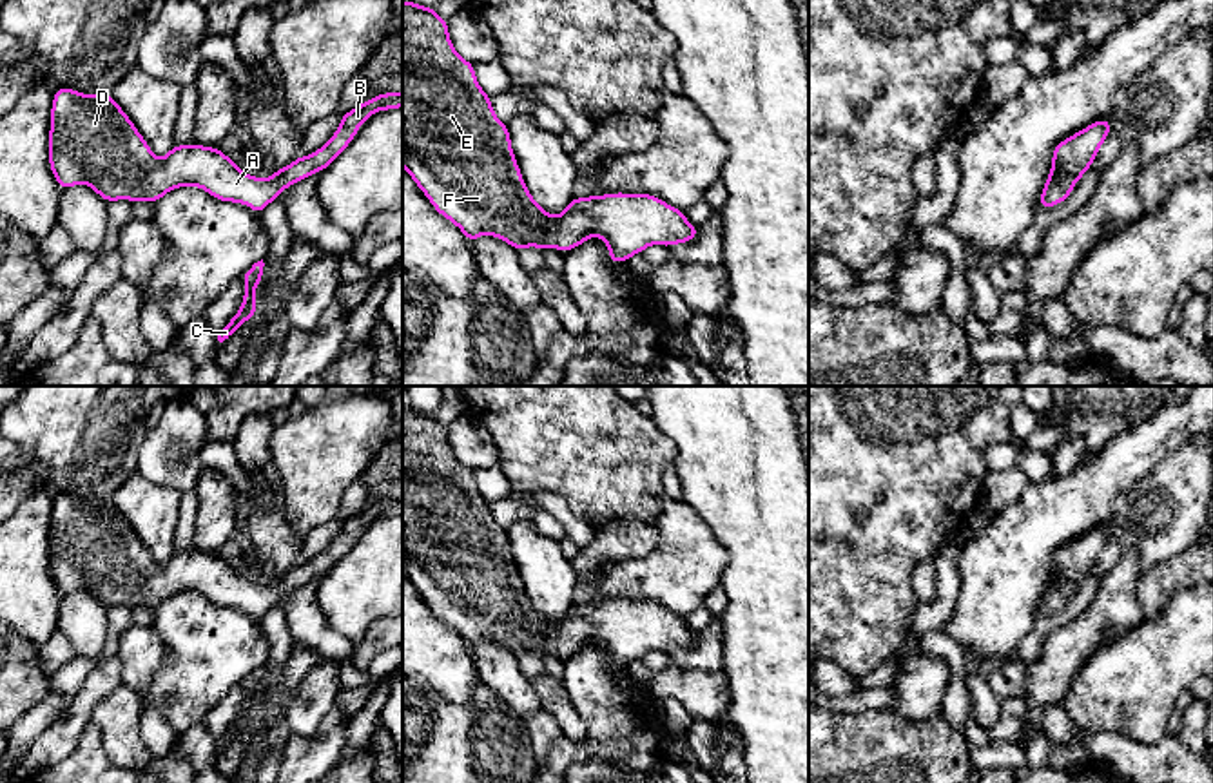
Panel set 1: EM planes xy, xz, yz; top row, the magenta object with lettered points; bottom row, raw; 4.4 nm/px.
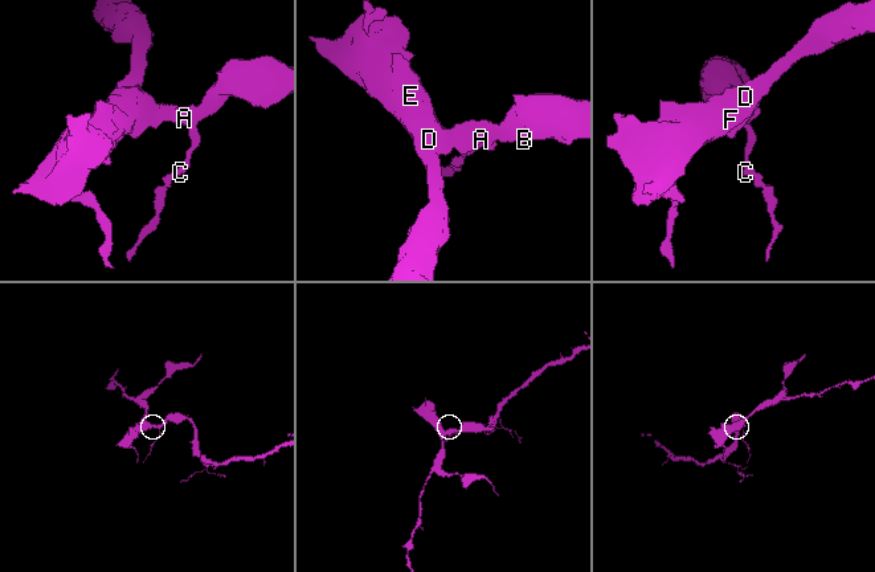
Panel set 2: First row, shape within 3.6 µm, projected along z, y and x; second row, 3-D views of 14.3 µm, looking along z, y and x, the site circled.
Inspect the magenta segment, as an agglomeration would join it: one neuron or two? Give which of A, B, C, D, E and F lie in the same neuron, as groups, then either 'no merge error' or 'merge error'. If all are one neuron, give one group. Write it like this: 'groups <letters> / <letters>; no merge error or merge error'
groups A B C D E F; no merge error

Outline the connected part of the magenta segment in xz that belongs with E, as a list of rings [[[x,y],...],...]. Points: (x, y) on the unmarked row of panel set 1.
[[[412,406],[403,408],[403,575],[430,605],[433,614],[461,634],[468,649],[482,640],[495,642],[517,658],[526,652],[546,656],[558,654],[562,660],[580,652],[593,642],[600,642],[609,656],[609,667],[627,669],[649,651],[673,652],[698,642],[700,633],[685,625],[685,618],[667,611],[653,600],[604,600],[573,604],[566,616],[549,622],[529,600],[511,555],[508,531],[502,529],[491,513],[491,504],[480,495],[475,471],[466,468],[451,451],[448,426],[441,424],[435,413],[424,413]]]

